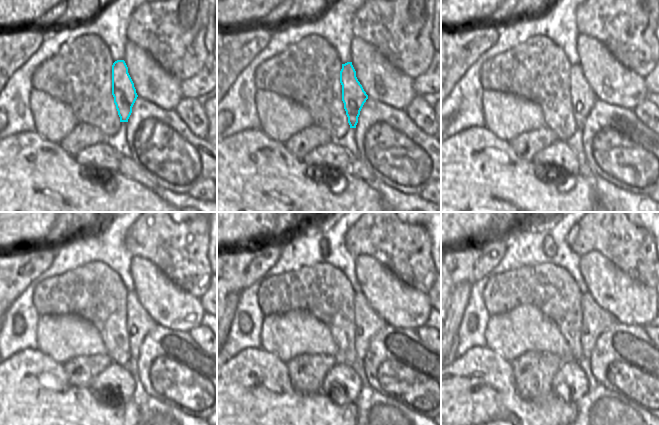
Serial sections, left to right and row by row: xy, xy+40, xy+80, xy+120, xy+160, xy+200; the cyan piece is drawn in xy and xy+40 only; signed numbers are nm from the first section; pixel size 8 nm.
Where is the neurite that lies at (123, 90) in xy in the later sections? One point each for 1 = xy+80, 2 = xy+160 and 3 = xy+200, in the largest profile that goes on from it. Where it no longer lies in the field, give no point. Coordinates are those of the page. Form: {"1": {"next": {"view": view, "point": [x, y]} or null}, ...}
{"1": {"next": {"view": "xy+80", "point": [583, 98]}}, "2": {"next": {"view": "xy+160", "point": [368, 322]}}, "3": {"next": {"view": "xy+200", "point": [595, 320]}}}

